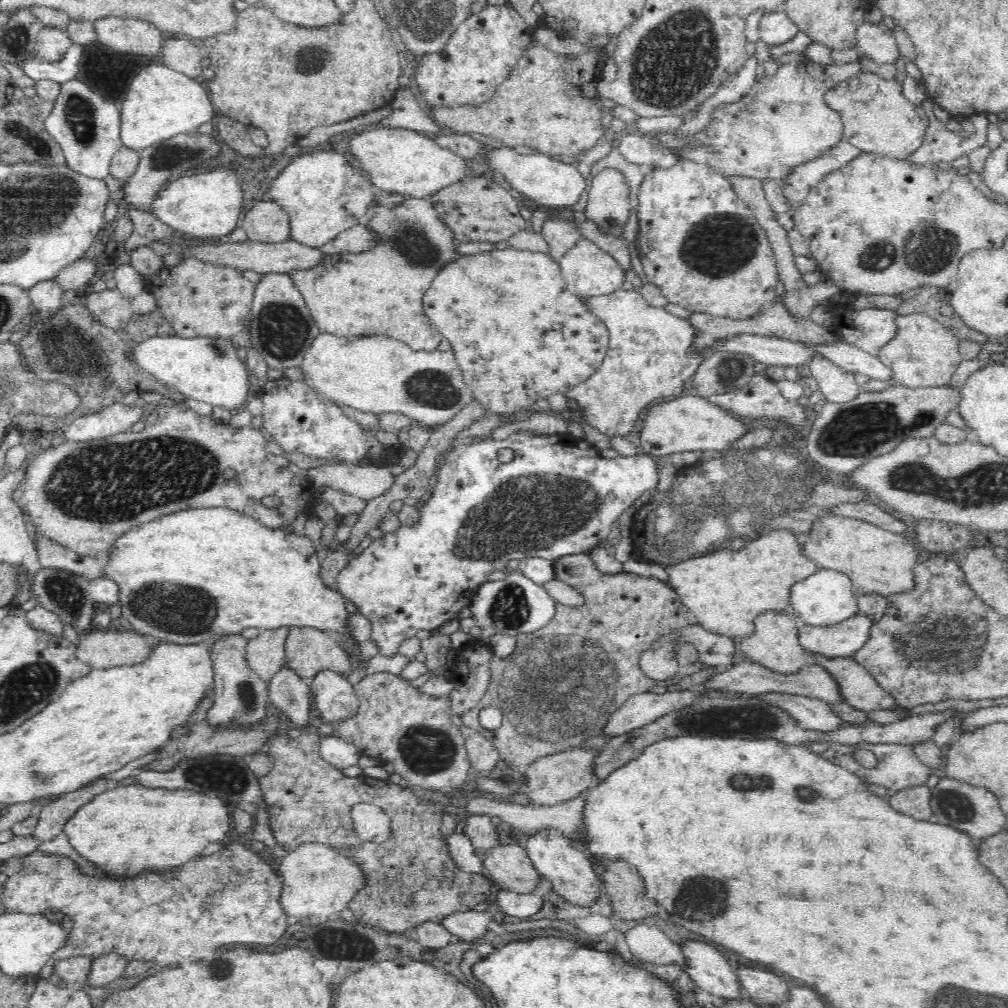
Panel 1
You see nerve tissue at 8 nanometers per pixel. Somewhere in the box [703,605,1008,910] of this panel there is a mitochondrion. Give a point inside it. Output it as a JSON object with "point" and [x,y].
{"point":[947,645]}

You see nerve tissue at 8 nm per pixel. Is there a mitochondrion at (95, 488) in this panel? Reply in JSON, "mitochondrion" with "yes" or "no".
{"mitochondrion":"yes"}

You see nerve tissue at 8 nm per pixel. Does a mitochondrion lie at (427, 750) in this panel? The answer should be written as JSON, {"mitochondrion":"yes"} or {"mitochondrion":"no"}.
{"mitochondrion":"yes"}

